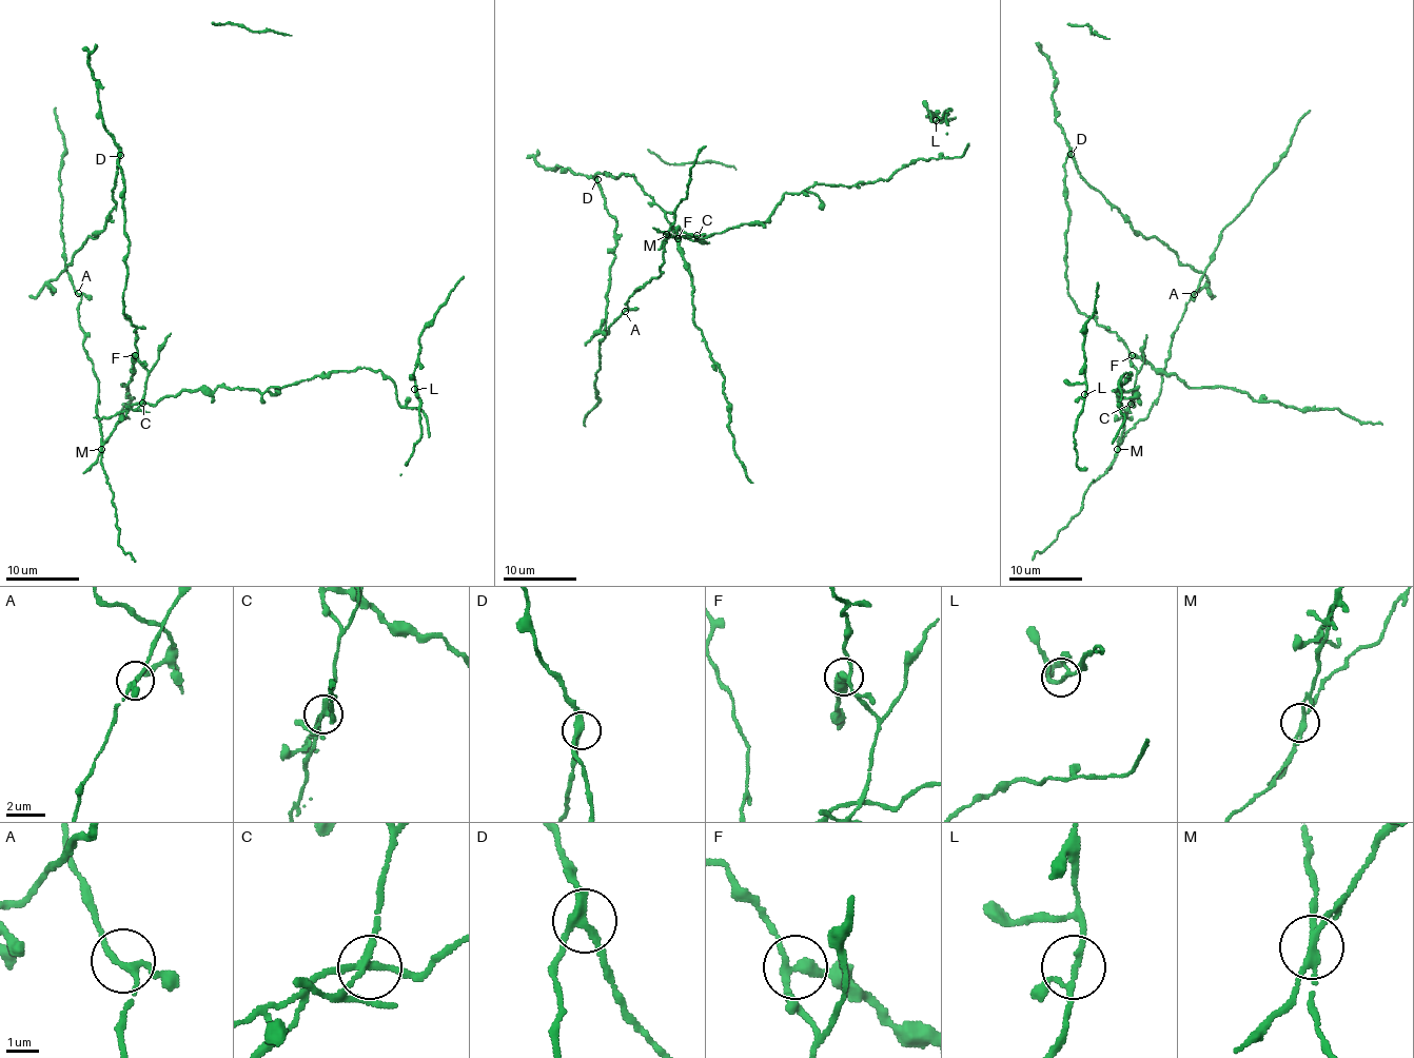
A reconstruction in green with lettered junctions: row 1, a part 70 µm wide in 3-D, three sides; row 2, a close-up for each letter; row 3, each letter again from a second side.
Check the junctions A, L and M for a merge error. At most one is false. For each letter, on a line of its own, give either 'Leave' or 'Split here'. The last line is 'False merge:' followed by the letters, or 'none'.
A: Leave
L: Leave
M: Split here
False merge: M

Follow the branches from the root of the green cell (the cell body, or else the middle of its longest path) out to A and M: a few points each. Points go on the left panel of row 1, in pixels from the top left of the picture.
A: (135, 335), (137, 360), (148, 373), (145, 394), (101, 444), (98, 378), (82, 345), (78, 293)
M: (135, 335), (137, 360), (148, 373), (145, 394), (139, 403), (130, 407), (100, 449)

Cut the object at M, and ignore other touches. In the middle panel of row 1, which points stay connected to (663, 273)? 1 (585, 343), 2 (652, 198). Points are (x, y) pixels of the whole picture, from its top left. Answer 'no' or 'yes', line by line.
1: no
2: no

